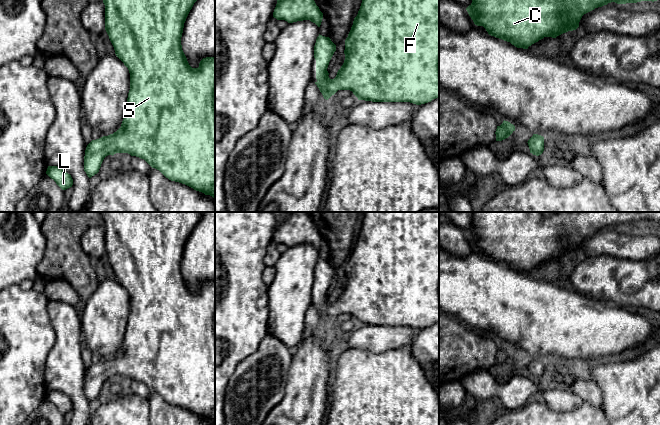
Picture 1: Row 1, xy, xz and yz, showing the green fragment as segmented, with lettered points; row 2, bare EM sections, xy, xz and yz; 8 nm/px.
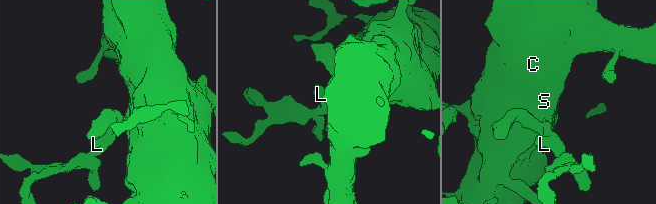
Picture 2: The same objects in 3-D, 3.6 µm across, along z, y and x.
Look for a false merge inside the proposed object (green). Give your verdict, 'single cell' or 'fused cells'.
single cell

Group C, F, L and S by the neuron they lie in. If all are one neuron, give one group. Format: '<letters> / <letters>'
C F L S

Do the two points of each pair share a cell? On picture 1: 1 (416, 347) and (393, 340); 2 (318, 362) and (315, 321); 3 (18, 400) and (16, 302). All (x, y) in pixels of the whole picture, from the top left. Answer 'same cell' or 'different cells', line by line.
1: different cells
2: different cells
3: same cell

